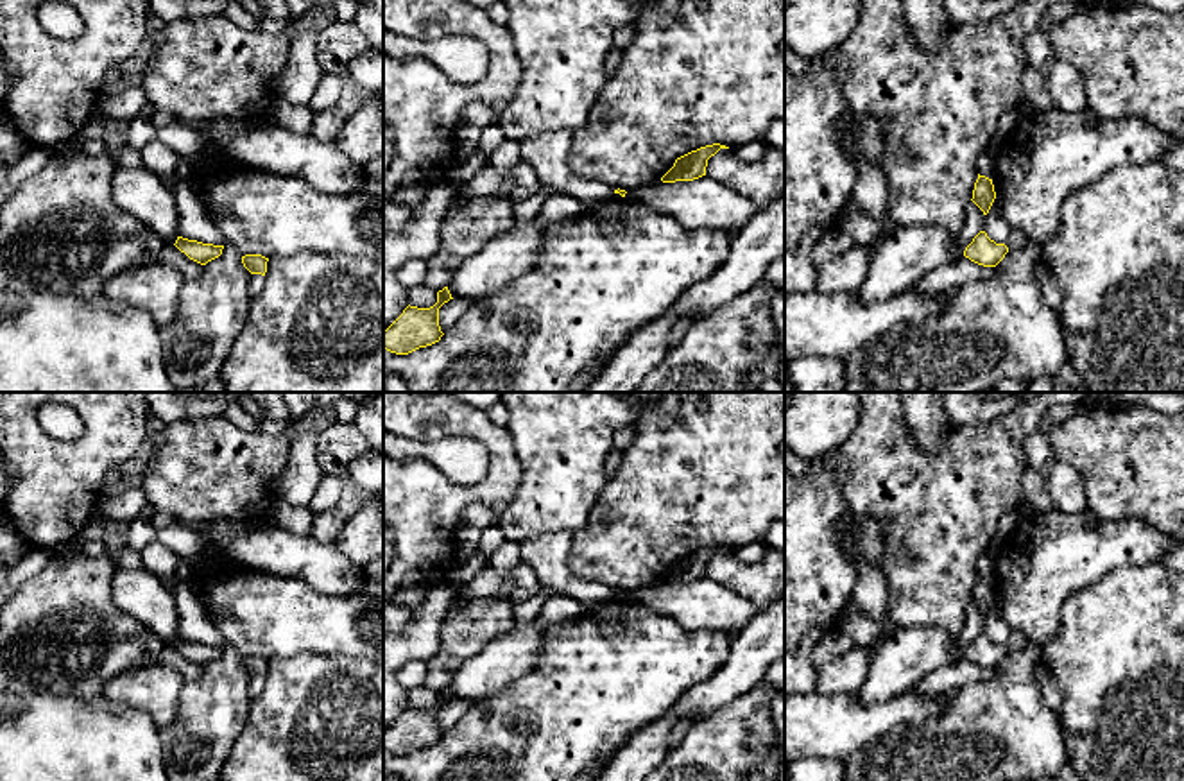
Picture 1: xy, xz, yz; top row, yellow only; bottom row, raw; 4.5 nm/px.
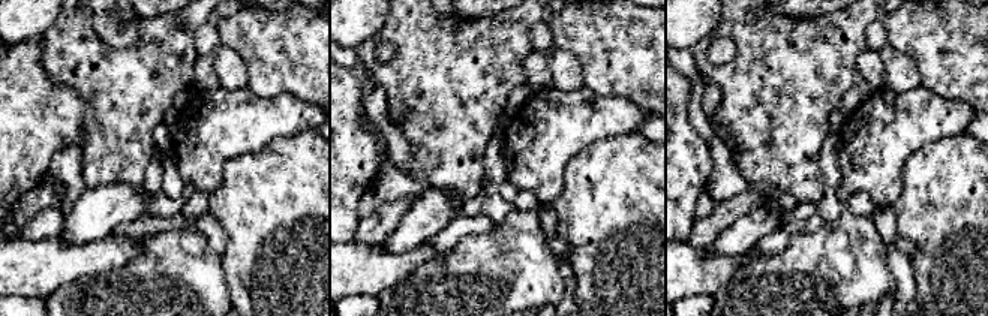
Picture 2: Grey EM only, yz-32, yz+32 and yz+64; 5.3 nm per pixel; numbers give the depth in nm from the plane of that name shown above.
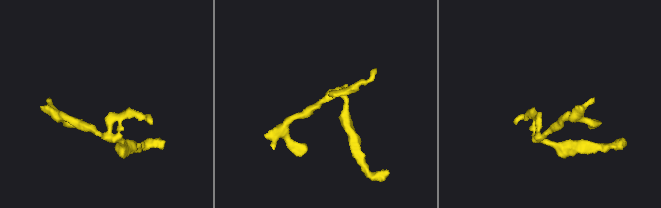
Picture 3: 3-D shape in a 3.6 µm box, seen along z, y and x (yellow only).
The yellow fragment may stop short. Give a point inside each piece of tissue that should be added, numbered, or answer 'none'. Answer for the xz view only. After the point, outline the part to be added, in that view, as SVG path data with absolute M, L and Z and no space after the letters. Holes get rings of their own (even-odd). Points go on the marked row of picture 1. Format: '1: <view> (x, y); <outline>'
none

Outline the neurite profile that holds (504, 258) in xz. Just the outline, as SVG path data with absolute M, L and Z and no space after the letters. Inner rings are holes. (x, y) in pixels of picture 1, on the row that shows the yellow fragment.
M537 217L489 240L482 251L462 263L448 283L453 299L482 301L510 287L534 263L545 242L546 226Z

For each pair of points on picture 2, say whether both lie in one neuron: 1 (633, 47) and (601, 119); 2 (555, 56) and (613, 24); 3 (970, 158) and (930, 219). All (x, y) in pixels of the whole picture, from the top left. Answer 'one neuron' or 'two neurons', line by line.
1: two neurons
2: two neurons
3: one neuron

